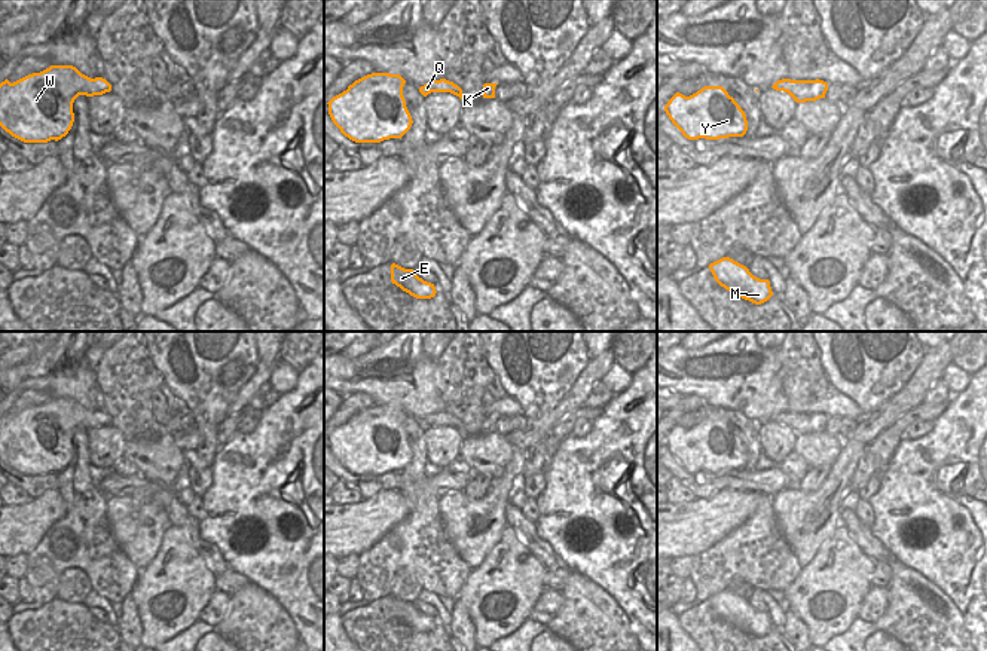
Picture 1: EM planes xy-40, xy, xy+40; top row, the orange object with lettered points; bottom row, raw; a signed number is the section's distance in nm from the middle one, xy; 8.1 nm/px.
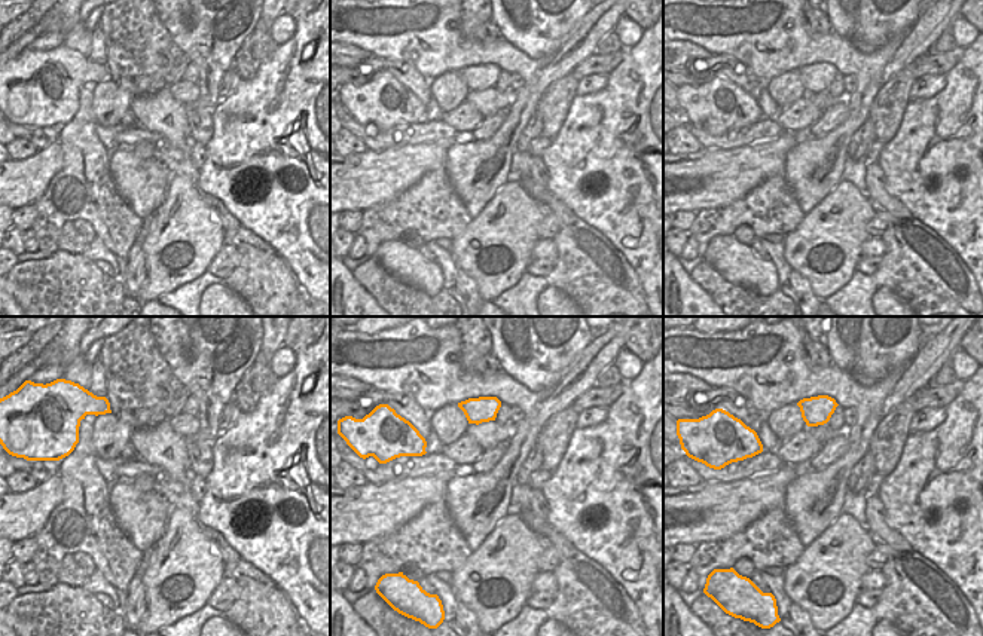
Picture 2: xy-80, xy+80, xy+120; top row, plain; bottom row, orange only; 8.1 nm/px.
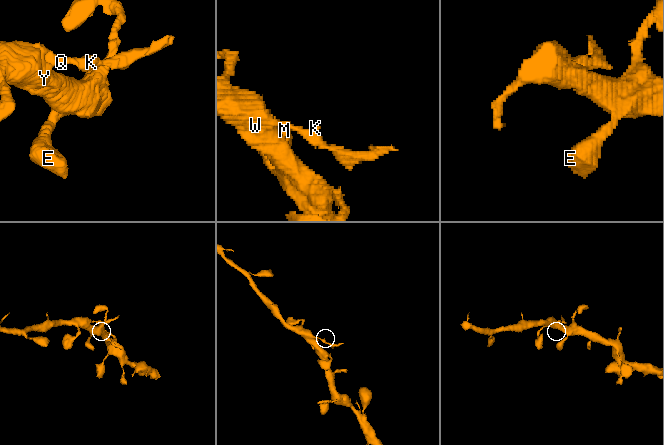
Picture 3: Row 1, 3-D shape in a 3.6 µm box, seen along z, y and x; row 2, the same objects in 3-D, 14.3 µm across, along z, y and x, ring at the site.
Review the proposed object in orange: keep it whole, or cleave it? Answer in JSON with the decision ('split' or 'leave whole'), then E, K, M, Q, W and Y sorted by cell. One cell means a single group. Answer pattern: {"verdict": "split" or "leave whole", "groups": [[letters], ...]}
{"verdict": "split", "groups": [["E", "M", "Q", "W", "Y"], ["K"]]}

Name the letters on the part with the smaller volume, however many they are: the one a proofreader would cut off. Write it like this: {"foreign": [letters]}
{"foreign": ["K"]}

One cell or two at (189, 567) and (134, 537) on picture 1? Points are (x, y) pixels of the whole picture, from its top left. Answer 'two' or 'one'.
two

